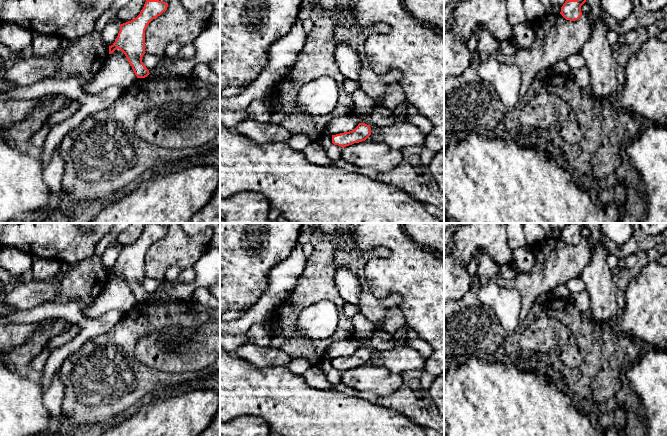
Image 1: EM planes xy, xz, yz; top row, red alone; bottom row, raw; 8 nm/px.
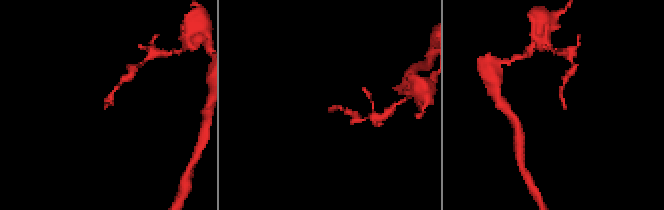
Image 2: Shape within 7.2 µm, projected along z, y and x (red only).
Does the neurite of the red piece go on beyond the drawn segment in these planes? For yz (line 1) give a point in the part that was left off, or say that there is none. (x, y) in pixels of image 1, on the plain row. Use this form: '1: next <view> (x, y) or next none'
1: next none

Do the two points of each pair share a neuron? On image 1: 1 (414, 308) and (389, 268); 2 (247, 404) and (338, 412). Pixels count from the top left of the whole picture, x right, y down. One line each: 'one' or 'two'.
1: one
2: one

